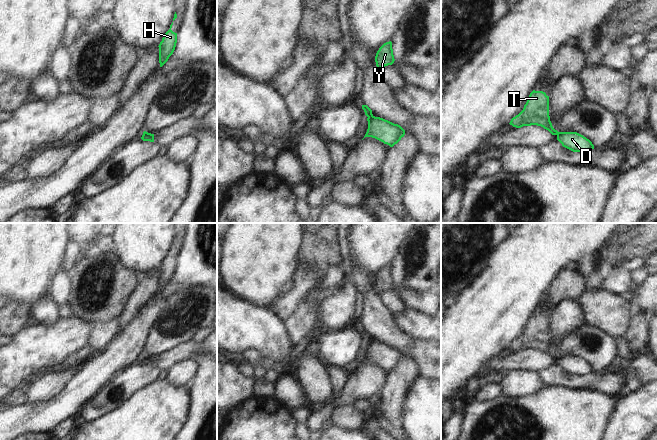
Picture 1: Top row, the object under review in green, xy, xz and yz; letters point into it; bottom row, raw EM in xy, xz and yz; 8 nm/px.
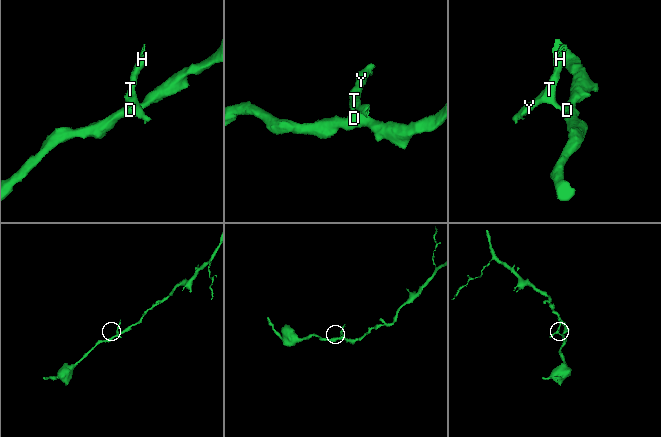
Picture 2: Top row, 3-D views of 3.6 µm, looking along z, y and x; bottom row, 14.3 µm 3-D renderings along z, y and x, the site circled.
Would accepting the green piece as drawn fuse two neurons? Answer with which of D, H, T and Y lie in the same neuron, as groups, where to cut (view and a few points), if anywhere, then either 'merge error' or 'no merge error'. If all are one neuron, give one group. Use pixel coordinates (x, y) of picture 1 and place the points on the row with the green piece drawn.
D / H T Y | xz (372, 114), (368, 117) | merge error

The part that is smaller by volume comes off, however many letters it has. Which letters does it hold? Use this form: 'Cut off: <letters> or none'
Cut off: H, T, Y.

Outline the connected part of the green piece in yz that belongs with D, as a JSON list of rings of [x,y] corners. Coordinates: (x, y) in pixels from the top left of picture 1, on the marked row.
[[[558,132],[557,140],[563,147],[573,152],[586,152],[594,149],[592,142],[577,132]]]

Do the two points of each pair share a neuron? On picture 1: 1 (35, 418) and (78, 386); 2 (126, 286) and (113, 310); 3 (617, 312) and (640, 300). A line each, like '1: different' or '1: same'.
1: same
2: same
3: different

